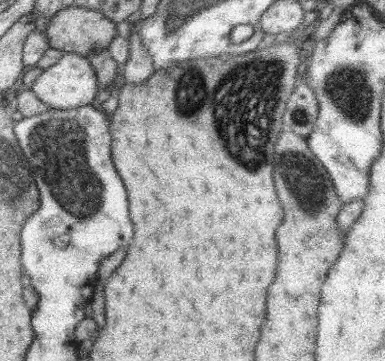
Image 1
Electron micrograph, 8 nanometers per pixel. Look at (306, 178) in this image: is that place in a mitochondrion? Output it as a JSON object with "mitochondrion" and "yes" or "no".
{"mitochondrion":"yes"}

